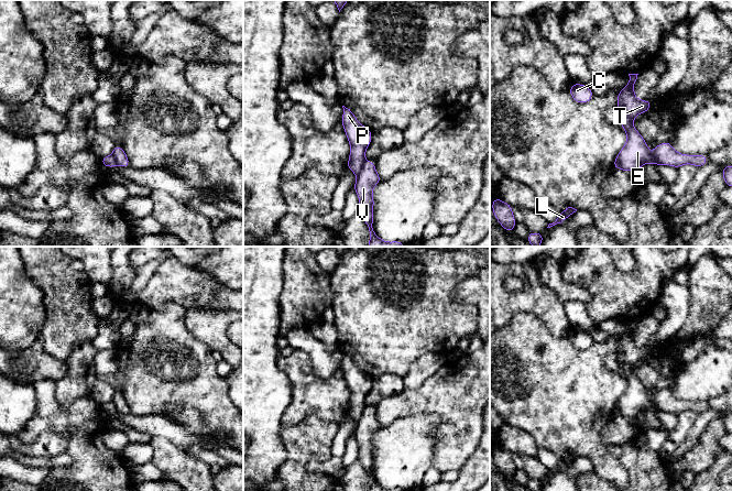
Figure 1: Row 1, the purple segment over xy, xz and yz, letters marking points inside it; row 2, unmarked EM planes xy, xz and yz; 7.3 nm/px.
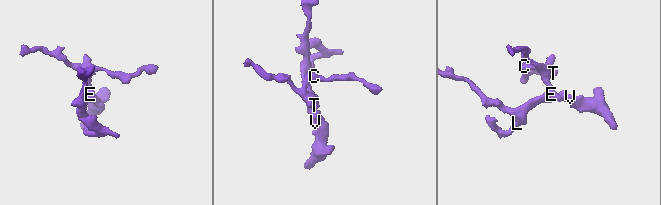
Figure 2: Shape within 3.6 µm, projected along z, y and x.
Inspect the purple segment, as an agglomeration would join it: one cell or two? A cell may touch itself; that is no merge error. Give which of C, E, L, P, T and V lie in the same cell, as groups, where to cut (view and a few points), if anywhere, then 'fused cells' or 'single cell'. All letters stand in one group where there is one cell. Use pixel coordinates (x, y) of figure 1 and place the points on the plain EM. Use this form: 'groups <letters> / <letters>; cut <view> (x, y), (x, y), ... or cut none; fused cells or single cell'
groups C E L P T / V; cut xz (366, 407), (357, 421); fused cells

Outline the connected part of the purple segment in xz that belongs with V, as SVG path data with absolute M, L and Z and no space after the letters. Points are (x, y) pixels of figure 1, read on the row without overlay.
M364 408L361 417L357 421L354 429L354 439L359 443L360 451L358 461L367 469L369 477L369 491L405 491L402 488L386 489L381 487L373 477L373 434L379 430L382 425L375 417L374 408Z

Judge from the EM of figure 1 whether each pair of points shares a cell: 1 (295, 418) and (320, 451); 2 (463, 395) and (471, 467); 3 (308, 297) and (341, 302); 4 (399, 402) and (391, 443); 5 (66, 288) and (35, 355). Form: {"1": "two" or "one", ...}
{"1": "two", "2": "two", "3": "two", "4": "two", "5": "two"}

